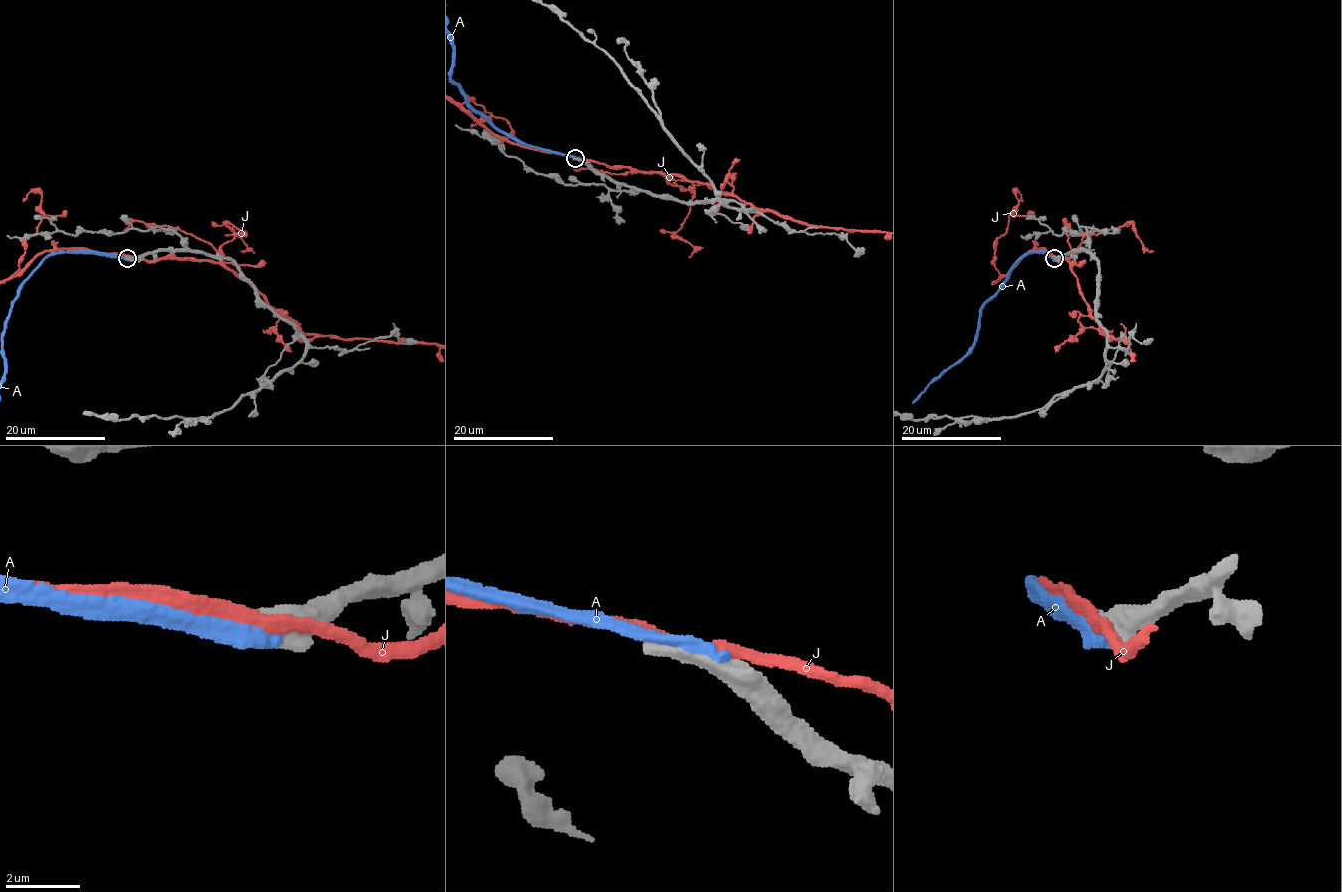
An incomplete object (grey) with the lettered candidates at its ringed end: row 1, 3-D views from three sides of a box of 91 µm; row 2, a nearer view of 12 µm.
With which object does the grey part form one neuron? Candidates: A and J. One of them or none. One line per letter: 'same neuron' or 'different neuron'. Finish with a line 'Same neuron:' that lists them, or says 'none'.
A: different neuron
J: different neuron
Same neuron: none

